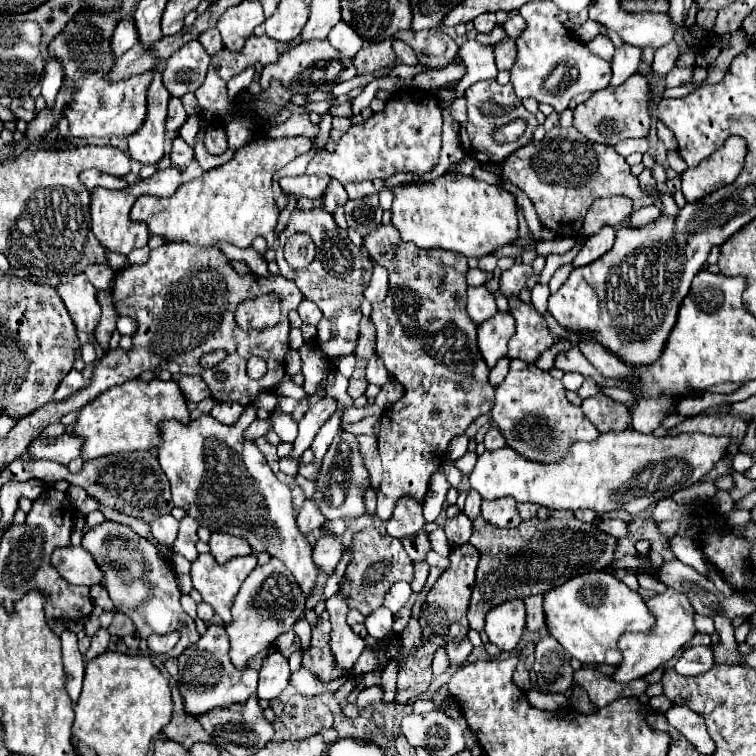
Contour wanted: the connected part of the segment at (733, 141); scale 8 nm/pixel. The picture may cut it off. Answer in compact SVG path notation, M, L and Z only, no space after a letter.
M730 136L716 152L712 152L698 166L688 168L680 174L682 194L688 202L700 200L702 196L734 182L746 160L748 142L740 136Z

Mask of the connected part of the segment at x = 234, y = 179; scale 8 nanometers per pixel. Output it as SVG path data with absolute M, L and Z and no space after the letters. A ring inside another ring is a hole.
M306 136L256 138L238 148L226 164L204 172L196 180L184 182L172 196L140 196L134 202L132 220L146 222L152 234L164 234L170 240L186 240L198 246L214 246L218 240L228 240L238 248L248 248L258 236L274 242L274 228L280 214L272 192L274 172L310 148L312 140Z

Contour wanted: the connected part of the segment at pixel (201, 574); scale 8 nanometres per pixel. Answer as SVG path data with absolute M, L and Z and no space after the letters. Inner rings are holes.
M198 554L196 562L192 562L190 576L194 588L202 594L202 600L214 608L224 624L230 624L232 600L256 564L254 554L232 558L226 564L218 564L212 554Z

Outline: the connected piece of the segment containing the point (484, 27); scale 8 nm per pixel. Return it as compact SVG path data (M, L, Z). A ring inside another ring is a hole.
M478 16L476 20L474 20L474 28L478 30L478 32L490 32L494 26L498 24L498 20L496 20L496 16Z

